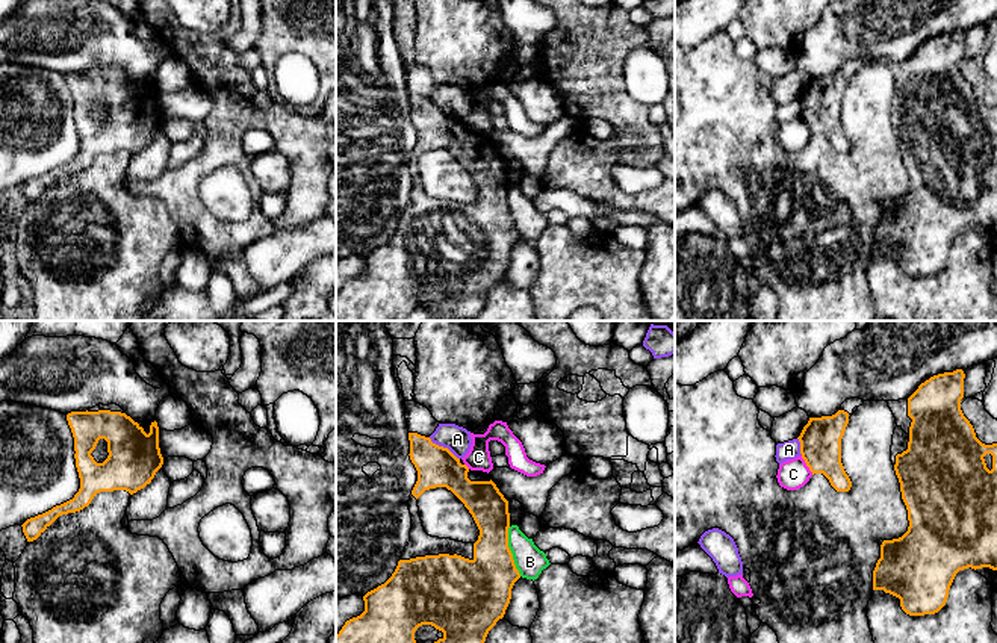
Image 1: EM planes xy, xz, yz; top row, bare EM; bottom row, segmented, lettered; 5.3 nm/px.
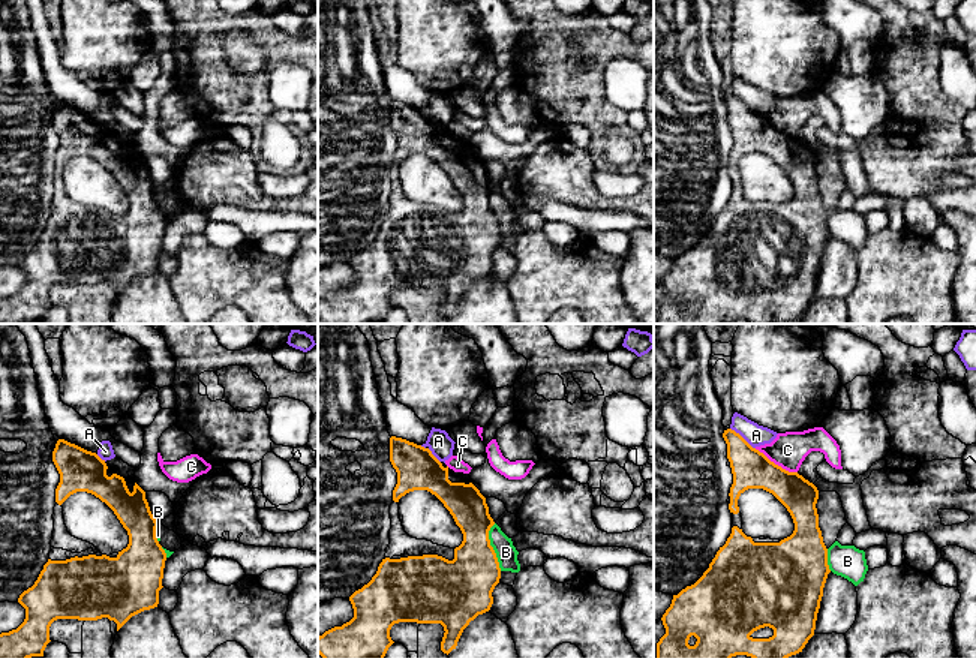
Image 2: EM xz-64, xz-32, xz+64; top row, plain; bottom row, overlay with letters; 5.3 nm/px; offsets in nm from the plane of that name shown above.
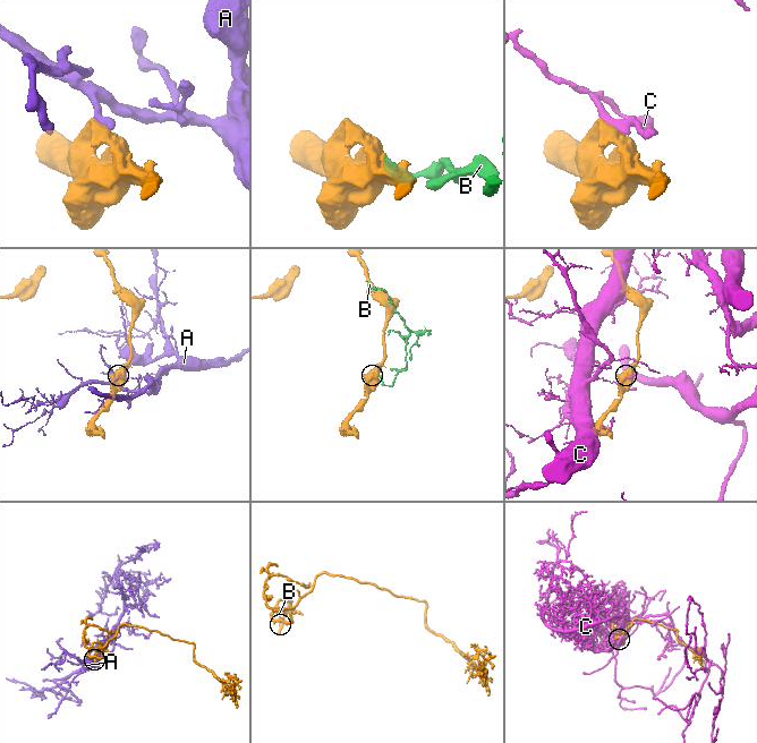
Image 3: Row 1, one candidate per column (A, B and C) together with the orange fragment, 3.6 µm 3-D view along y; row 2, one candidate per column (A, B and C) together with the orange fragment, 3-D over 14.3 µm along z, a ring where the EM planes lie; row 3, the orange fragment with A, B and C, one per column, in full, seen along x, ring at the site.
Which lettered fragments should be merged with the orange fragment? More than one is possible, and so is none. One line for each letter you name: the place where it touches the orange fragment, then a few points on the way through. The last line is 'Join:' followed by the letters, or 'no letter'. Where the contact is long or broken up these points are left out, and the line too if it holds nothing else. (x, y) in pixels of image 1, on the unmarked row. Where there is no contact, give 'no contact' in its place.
Join: no letter

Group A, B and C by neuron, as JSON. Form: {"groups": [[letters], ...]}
{"groups": [["A"], ["B"], ["C"]]}

